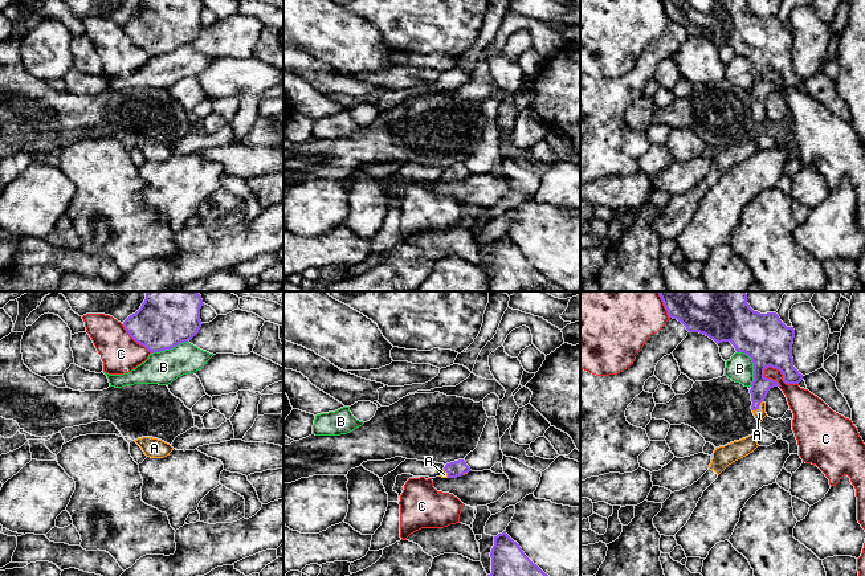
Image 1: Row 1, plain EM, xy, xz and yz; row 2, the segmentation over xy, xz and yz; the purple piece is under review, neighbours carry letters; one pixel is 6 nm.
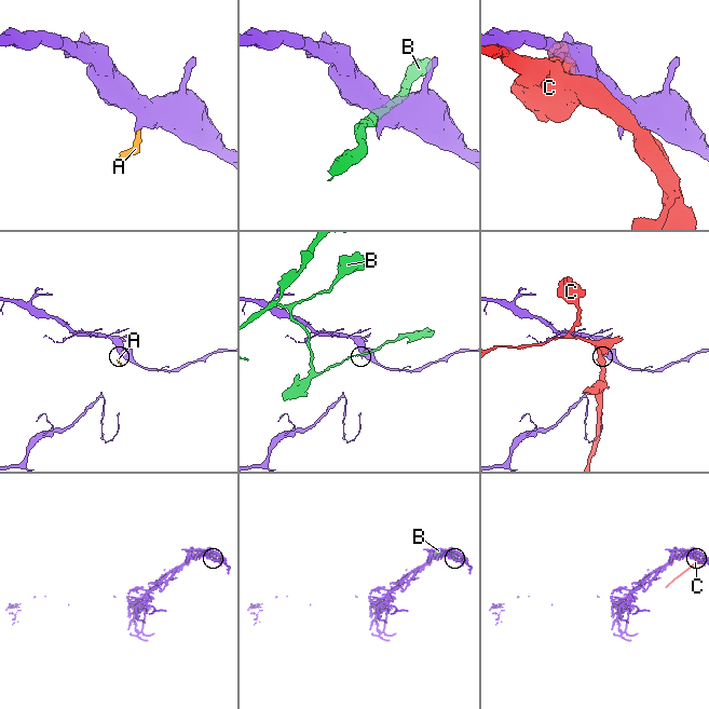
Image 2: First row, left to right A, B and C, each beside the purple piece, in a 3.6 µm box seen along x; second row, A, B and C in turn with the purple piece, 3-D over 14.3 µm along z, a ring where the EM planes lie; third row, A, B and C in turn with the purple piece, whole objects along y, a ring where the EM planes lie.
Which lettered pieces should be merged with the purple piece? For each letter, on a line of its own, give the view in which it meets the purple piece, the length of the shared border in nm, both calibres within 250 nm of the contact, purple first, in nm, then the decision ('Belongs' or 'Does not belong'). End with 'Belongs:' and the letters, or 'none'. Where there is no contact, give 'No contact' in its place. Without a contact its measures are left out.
A: Touches purple in yz. Shared border 100 nm. Thickness 120 nm (purple) against 70 nm. Belongs
B: Touches purple in yz. Shared border 240 nm. Thickness 300 nm (purple) against 170 nm. Does not belong
C: Touches purple in yz. Shared border 240 nm. Thickness 300 nm (purple) against 180 nm. Does not belong
Belongs: A

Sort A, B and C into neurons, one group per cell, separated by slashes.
A / B / C

